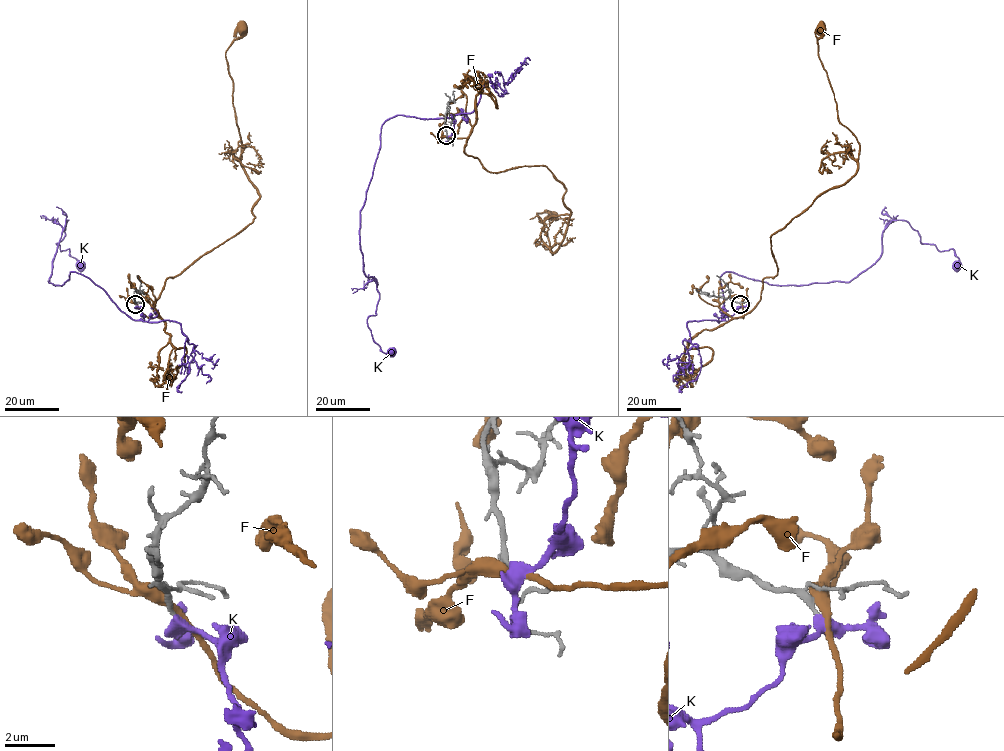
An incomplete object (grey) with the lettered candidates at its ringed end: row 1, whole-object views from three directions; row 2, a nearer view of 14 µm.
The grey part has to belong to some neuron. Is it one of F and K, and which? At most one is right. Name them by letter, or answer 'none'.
none

